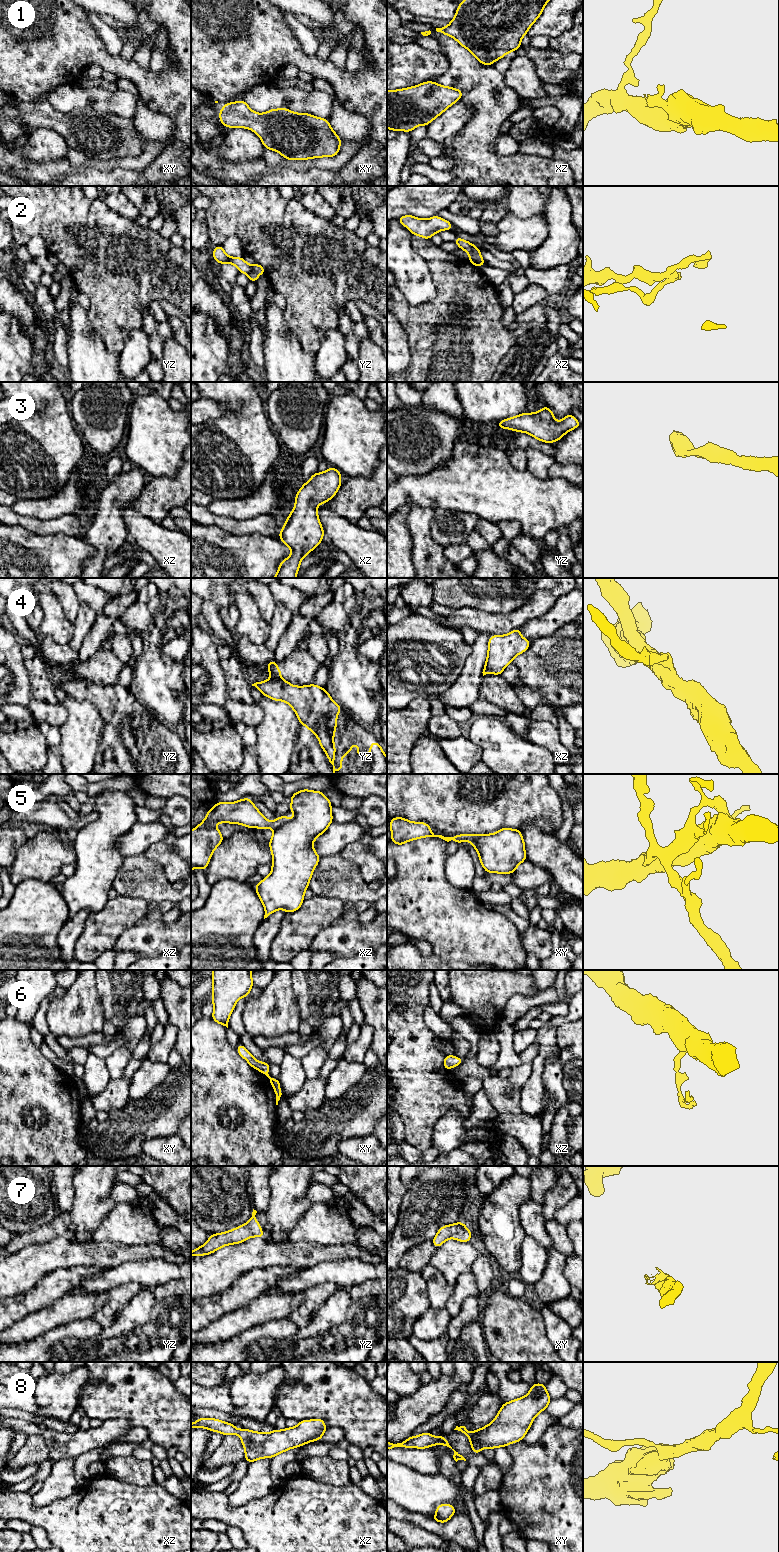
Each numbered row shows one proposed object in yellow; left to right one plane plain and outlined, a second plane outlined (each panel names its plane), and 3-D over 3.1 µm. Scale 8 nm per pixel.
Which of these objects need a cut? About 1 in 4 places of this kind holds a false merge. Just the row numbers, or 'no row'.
2, 4, 5

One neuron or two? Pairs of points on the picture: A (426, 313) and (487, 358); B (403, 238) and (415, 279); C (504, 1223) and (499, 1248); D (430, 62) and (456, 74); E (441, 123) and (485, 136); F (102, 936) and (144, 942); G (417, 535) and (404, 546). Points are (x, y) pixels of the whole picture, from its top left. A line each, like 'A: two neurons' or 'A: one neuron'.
A: one neuron
B: one neuron
C: one neuron
D: two neurons
E: two neurons
F: two neurons
G: two neurons

